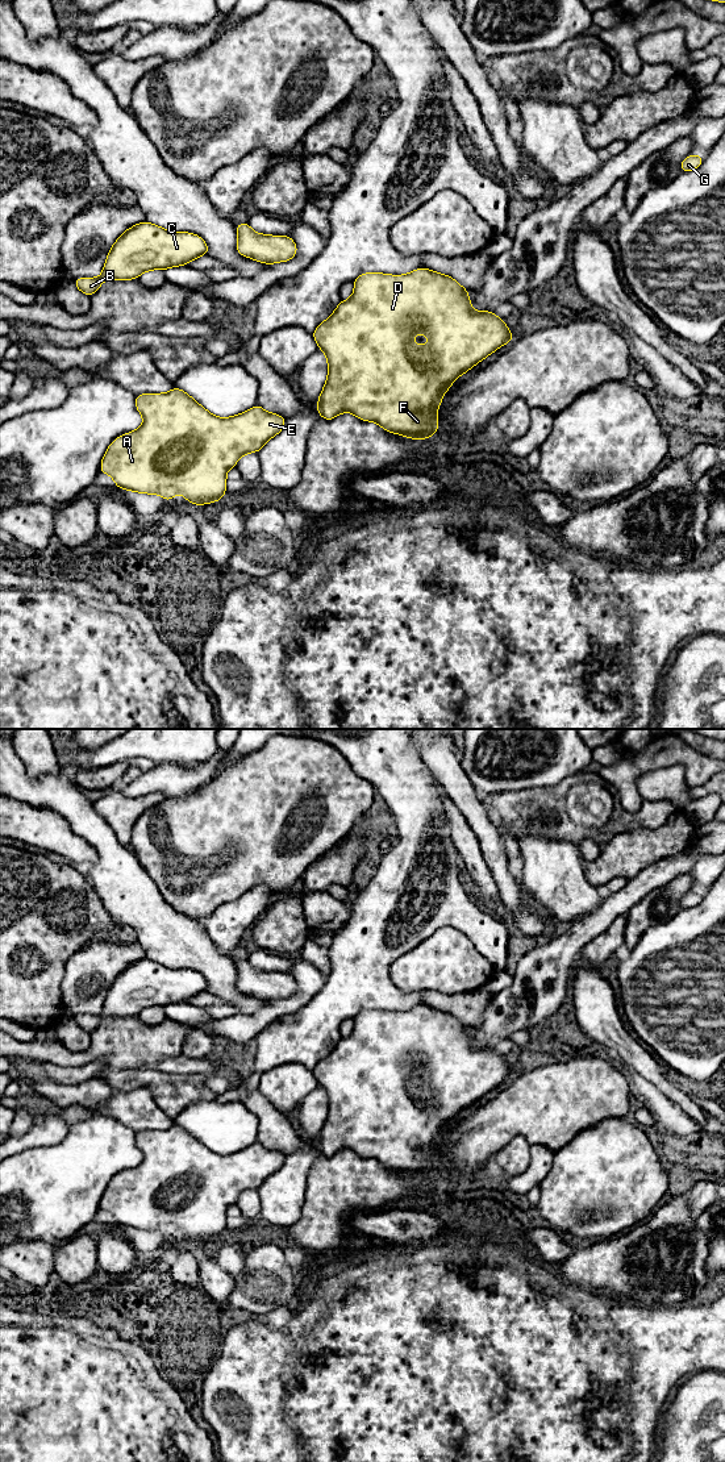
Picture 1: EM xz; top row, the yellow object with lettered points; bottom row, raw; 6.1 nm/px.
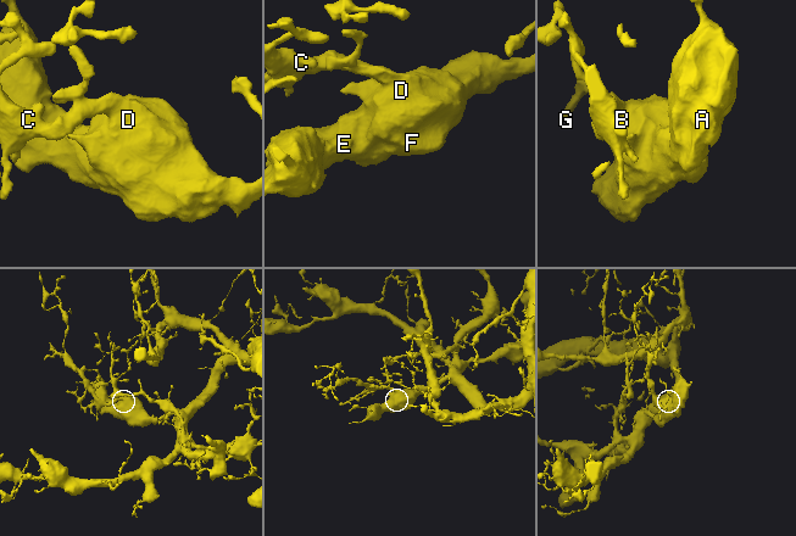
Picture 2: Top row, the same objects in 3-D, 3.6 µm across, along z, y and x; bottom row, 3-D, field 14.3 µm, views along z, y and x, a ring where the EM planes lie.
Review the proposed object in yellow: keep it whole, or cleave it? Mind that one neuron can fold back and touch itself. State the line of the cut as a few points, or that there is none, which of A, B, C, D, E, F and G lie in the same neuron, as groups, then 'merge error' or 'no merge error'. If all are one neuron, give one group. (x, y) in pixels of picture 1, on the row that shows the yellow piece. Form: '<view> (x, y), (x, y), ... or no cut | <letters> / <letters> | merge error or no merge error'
no cut | A B C D E F G | no merge error

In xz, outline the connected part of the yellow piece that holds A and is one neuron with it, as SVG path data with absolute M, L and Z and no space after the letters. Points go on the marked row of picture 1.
M178 387L166 393L137 395L134 404L143 424L108 446L99 471L112 476L121 490L161 495L167 501L179 492L199 507L217 503L226 493L228 470L242 455L258 453L287 421L258 404L233 417L217 417Z

